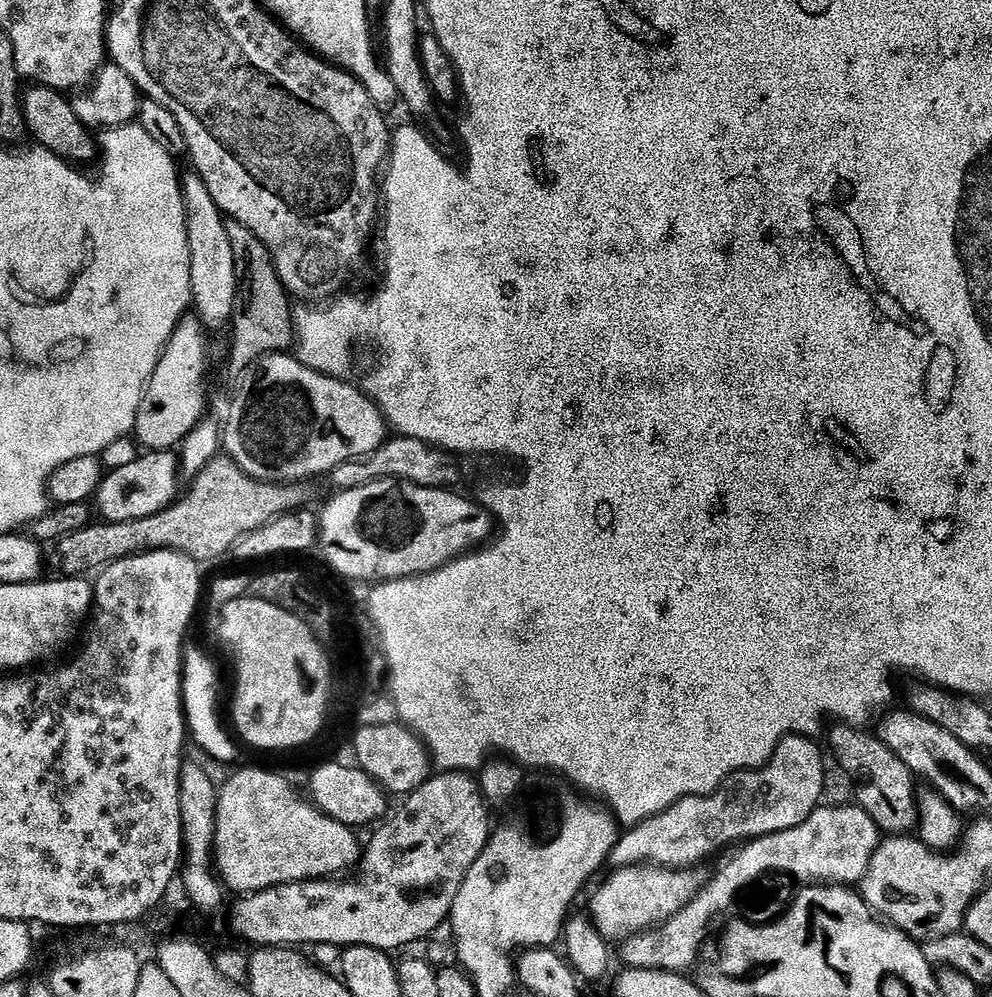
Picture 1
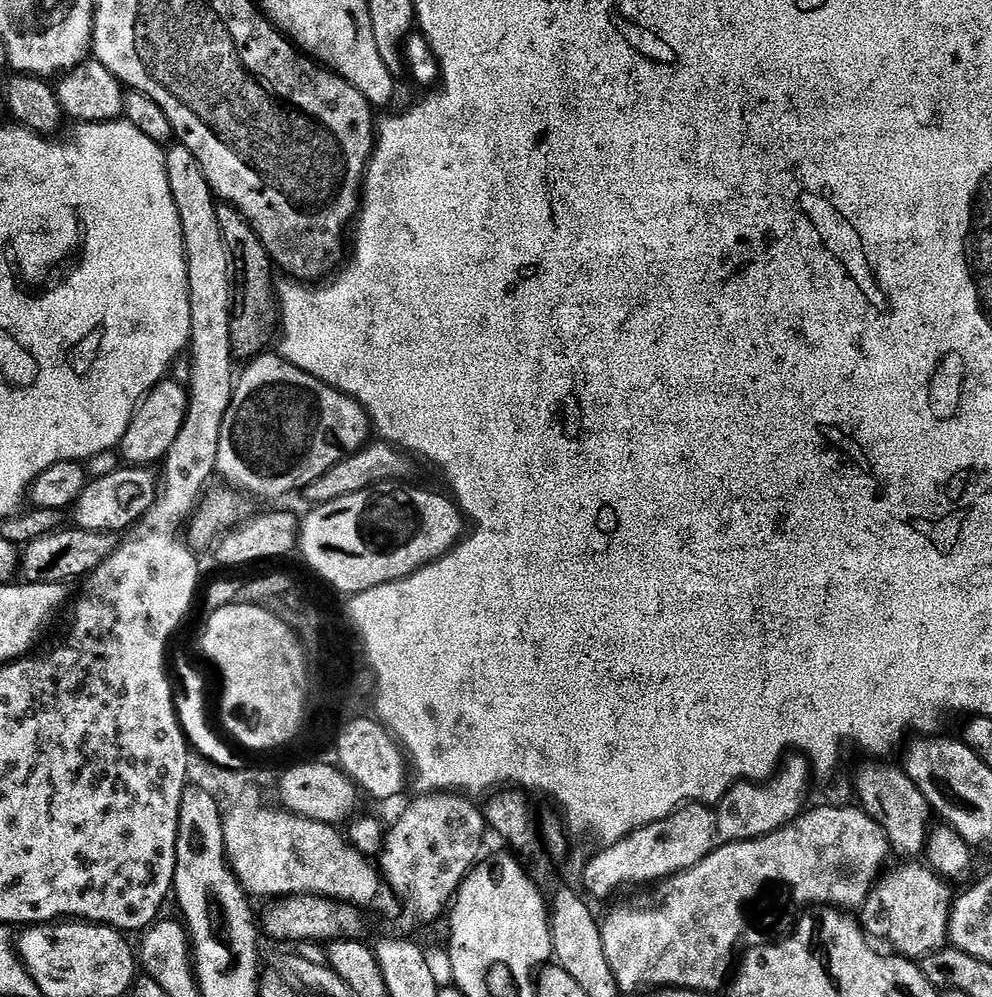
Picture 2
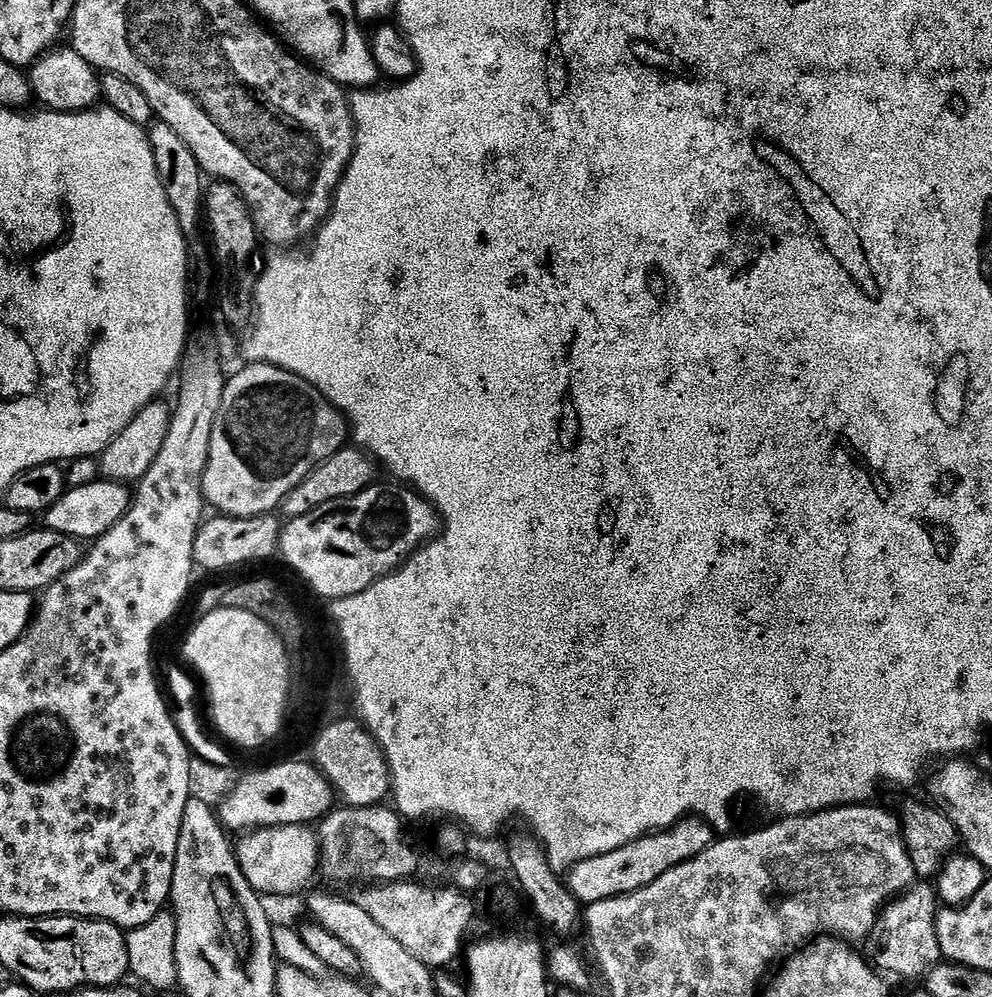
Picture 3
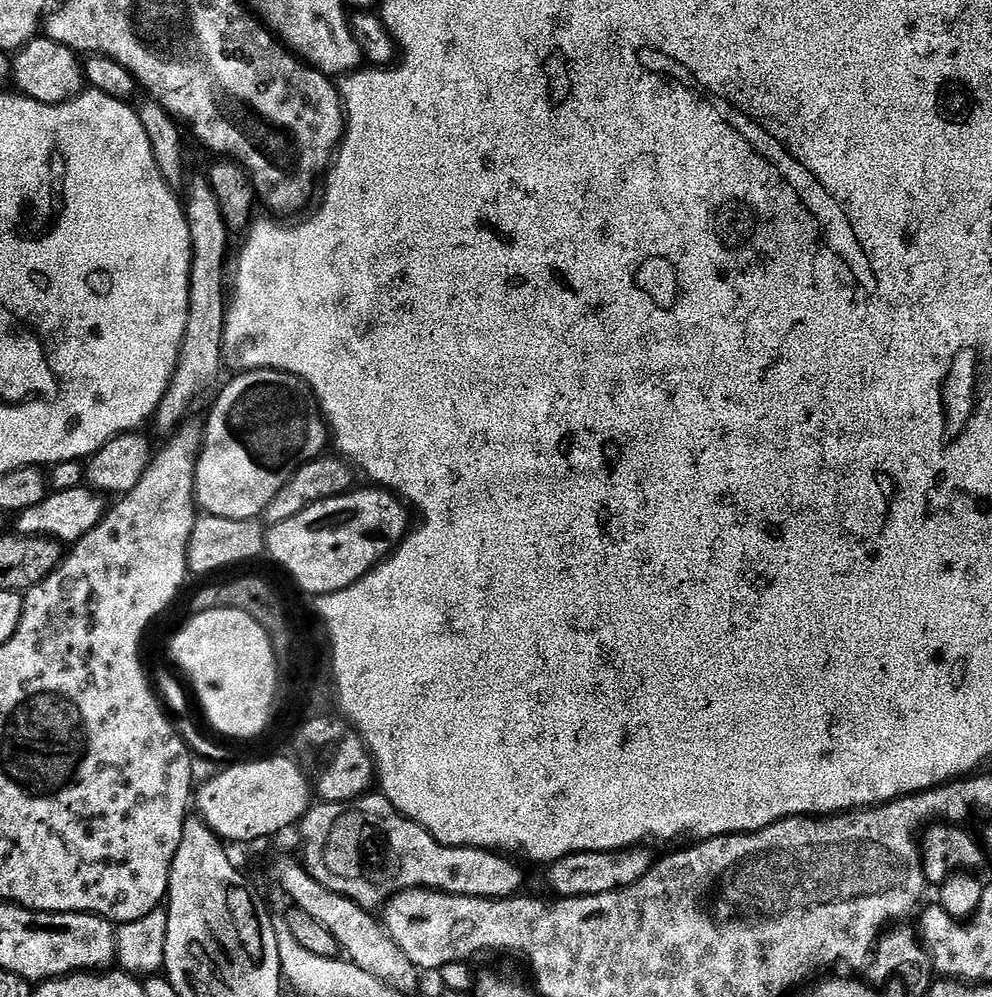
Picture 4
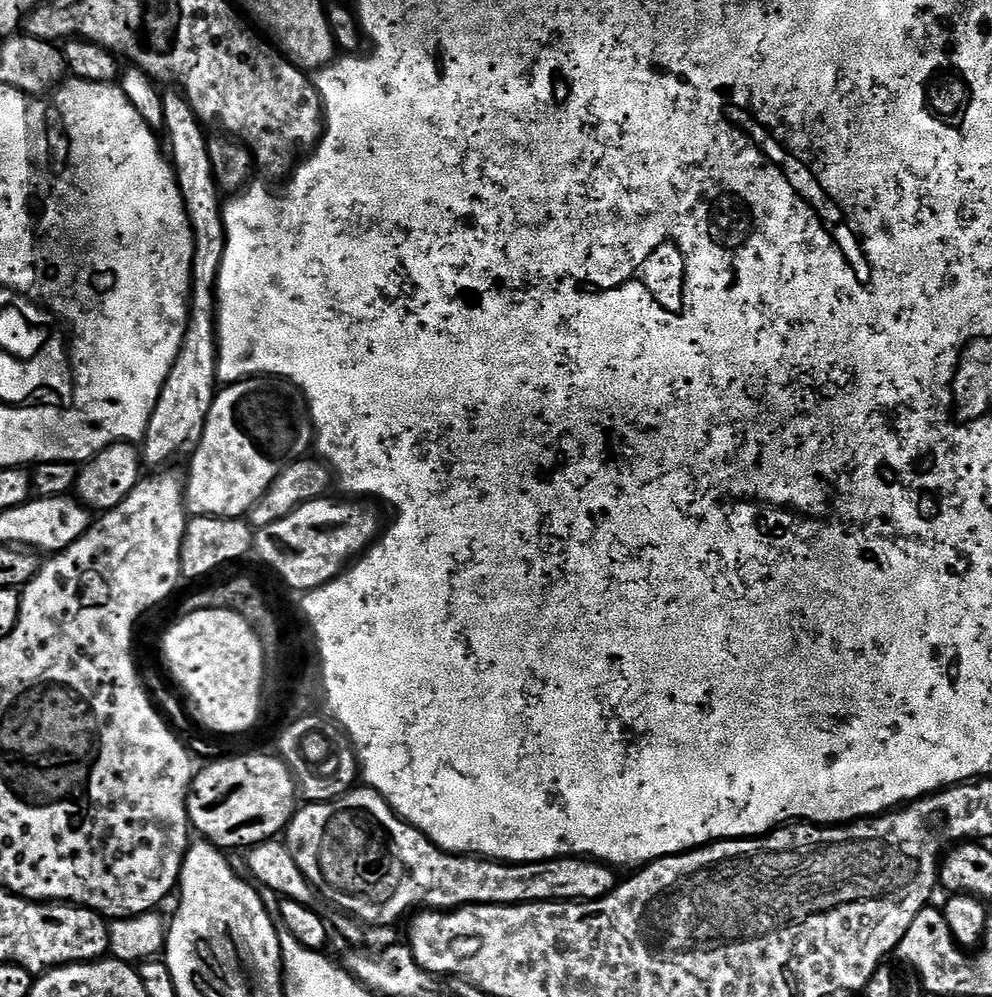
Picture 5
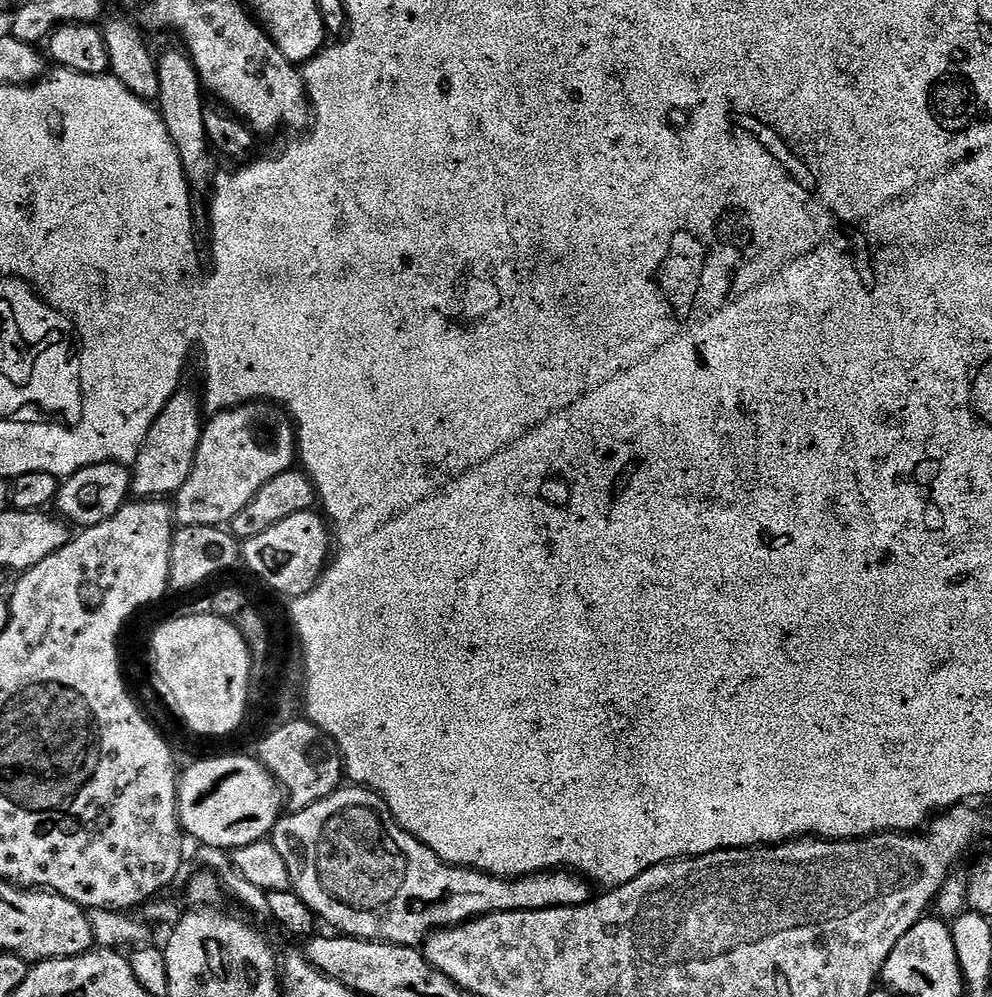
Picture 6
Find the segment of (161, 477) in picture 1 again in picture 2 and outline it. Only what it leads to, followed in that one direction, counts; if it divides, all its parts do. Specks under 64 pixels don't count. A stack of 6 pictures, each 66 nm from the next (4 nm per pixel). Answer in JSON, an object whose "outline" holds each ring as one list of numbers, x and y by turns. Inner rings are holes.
{"outline":[[120,466,114,474,106,474,106,478,89,479,70,508,75,527,109,534,131,529,156,497,158,480,148,472,151,471,144,466]]}

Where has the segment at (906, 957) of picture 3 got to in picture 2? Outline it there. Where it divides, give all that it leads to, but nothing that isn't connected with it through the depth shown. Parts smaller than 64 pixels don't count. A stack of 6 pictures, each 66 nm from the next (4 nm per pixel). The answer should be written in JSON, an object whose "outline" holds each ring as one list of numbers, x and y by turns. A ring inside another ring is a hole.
{"outline":[[900,862,877,880,862,909,862,927,873,941,889,940,891,951,919,961,949,943,948,919,954,903,953,885,924,862]]}

